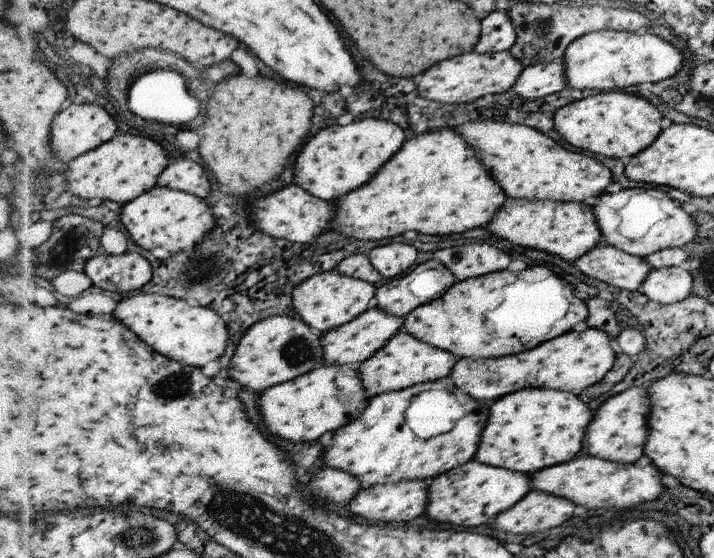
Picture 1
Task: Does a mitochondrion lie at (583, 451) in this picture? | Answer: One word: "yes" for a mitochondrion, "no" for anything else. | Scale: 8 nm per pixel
no

